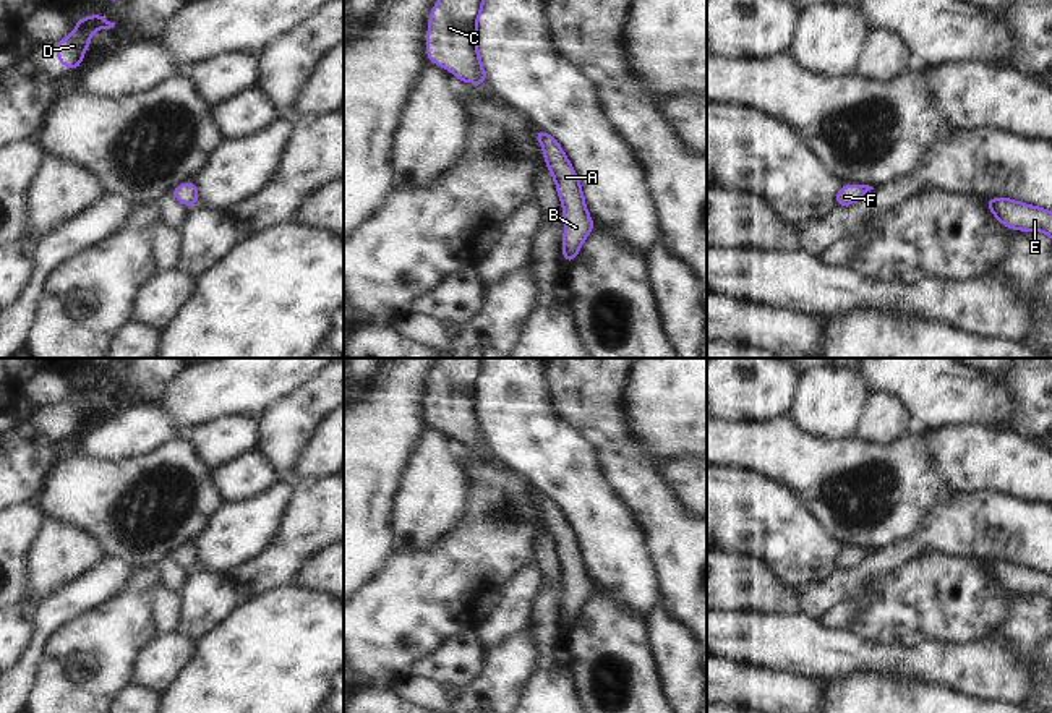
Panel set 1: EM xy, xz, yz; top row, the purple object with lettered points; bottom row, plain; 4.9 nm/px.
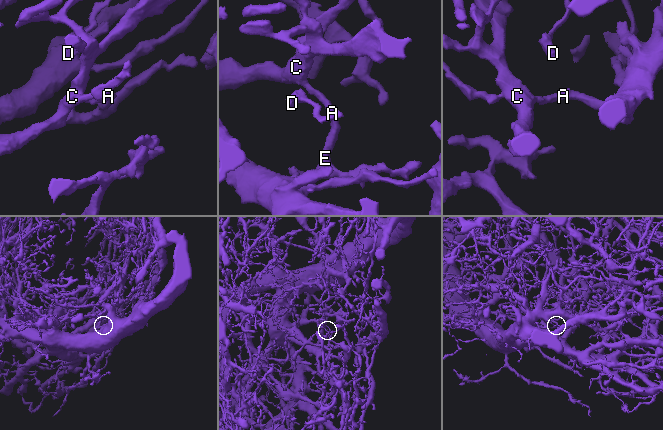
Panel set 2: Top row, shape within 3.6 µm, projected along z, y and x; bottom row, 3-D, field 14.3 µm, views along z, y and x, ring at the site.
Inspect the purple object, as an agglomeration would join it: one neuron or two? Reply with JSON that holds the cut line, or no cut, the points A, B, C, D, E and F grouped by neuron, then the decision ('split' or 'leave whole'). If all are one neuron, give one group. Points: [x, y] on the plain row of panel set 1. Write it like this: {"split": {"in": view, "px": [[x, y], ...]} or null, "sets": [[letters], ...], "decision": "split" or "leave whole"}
{"split": null, "sets": [["A", "B", "C", "D", "E", "F"]], "decision": "leave whole"}

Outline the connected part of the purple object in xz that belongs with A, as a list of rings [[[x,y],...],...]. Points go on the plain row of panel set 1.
[[[533,493],[533,499],[543,510],[546,530],[556,546],[556,554],[562,567],[562,622],[572,627],[585,601],[595,591],[595,585],[587,574],[579,538],[559,509],[559,504],[543,493]]]

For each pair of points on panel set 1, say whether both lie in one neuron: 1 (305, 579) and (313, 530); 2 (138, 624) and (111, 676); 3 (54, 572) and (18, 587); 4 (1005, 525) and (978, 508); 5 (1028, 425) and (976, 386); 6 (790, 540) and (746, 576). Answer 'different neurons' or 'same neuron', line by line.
1: different neurons
2: same neuron
3: different neurons
4: same neuron
5: different neurons
6: different neurons

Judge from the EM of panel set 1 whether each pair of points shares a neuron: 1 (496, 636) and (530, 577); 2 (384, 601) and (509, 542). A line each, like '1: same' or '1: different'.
1: same
2: same

